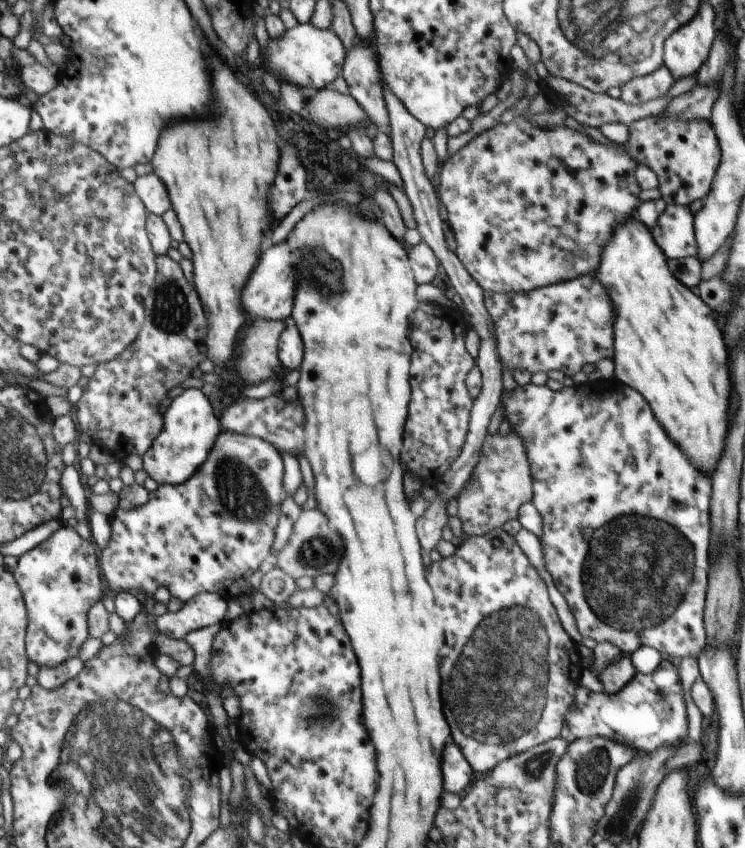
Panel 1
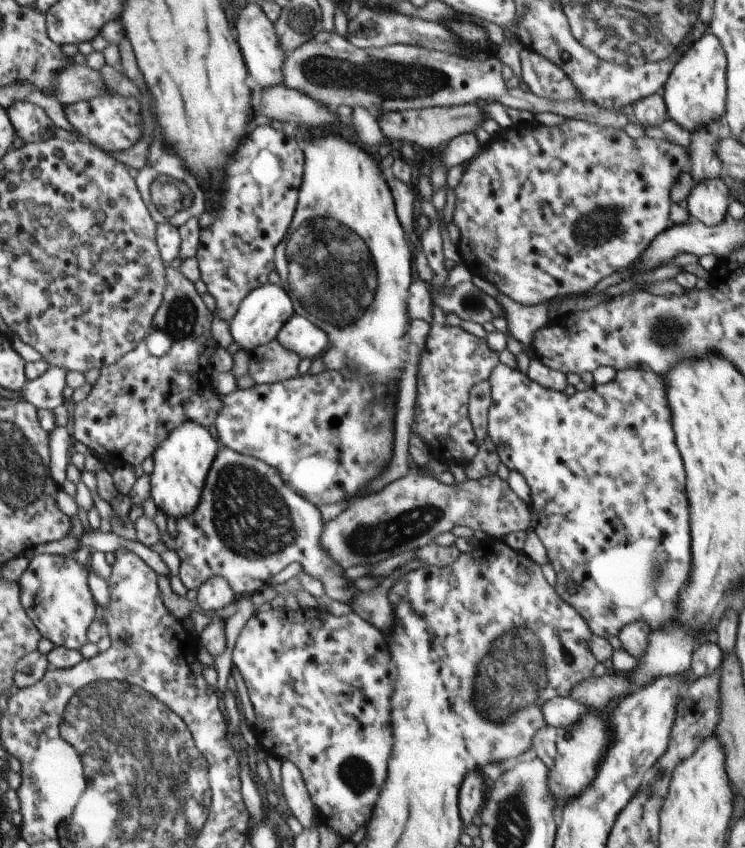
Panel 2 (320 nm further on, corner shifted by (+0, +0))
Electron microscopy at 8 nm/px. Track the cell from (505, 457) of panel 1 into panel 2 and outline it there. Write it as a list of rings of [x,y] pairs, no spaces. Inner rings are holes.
[[[408,473],[382,488],[381,491],[358,497],[336,518],[323,522],[320,546],[330,554],[332,562],[343,570],[356,566],[376,565],[402,552],[418,551],[429,546],[438,534],[451,532],[454,526],[466,526],[478,534],[503,539],[511,532],[527,531],[532,527],[536,505],[526,504],[510,489],[507,481],[497,474],[482,478],[466,479],[462,483],[444,484],[436,477]]]

